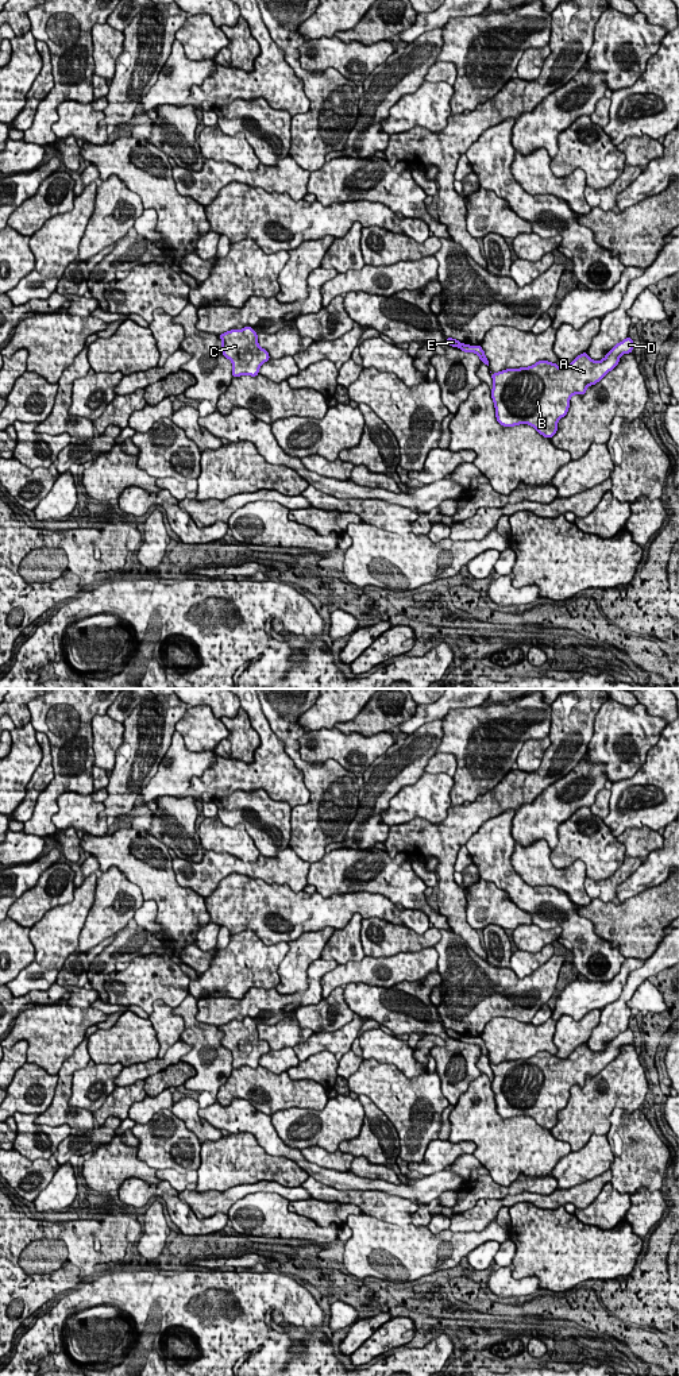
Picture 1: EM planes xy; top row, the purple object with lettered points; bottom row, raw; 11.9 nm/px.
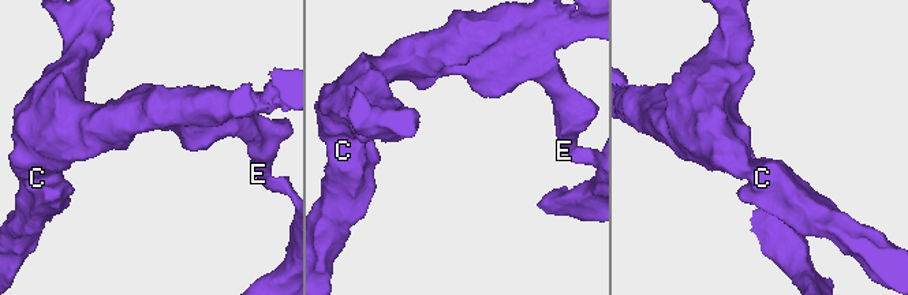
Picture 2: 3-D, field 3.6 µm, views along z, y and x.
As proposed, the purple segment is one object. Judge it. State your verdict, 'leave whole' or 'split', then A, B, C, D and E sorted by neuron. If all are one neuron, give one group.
split | A B D / C E

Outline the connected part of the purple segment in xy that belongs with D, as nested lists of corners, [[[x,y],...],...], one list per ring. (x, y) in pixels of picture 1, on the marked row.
[[[628,336],[606,352],[606,356],[602,361],[591,361],[586,351],[578,355],[564,369],[543,359],[529,367],[506,369],[497,374],[491,373],[494,382],[491,398],[495,406],[497,421],[502,427],[529,424],[540,435],[551,439],[558,431],[558,421],[568,412],[571,404],[570,397],[572,394],[583,396],[589,385],[599,382],[618,365],[620,356],[632,352],[633,347],[633,339]]]

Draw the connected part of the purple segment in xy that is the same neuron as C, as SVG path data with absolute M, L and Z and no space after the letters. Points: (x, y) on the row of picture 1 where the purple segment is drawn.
M248 325L219 335L221 354L232 362L232 377L243 374L256 377L262 363L270 359L267 350L258 344L258 334Z

